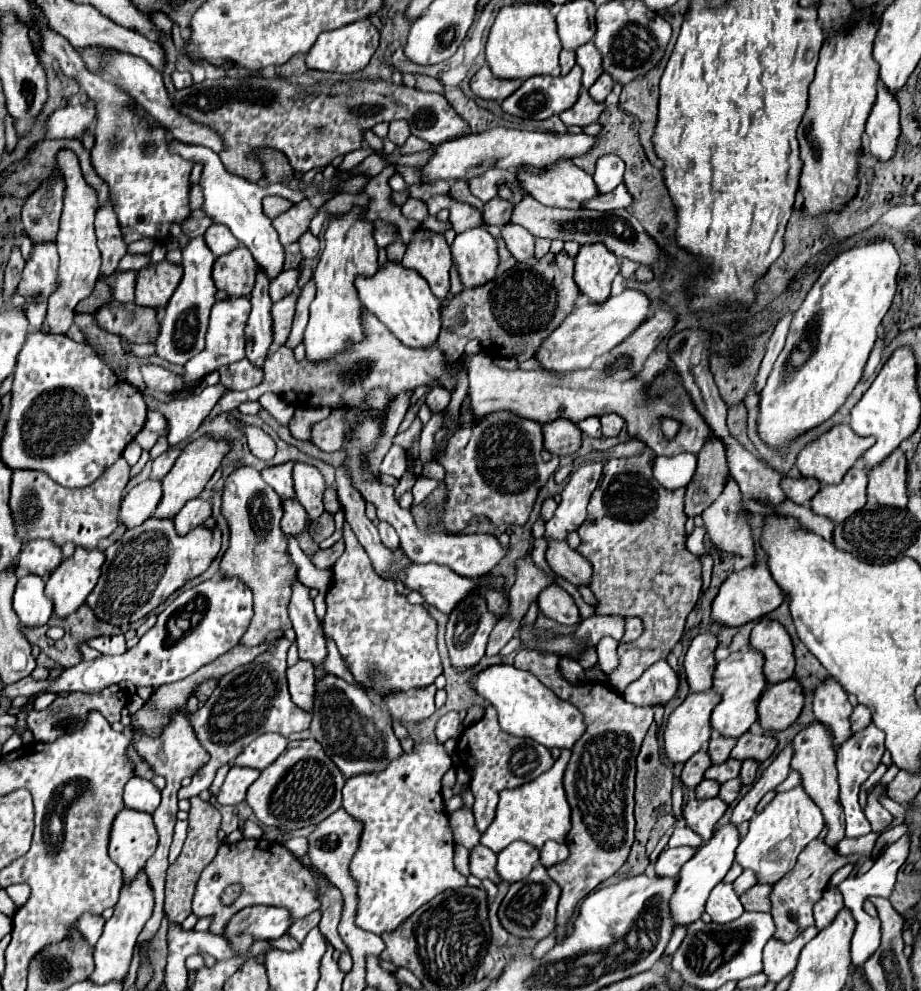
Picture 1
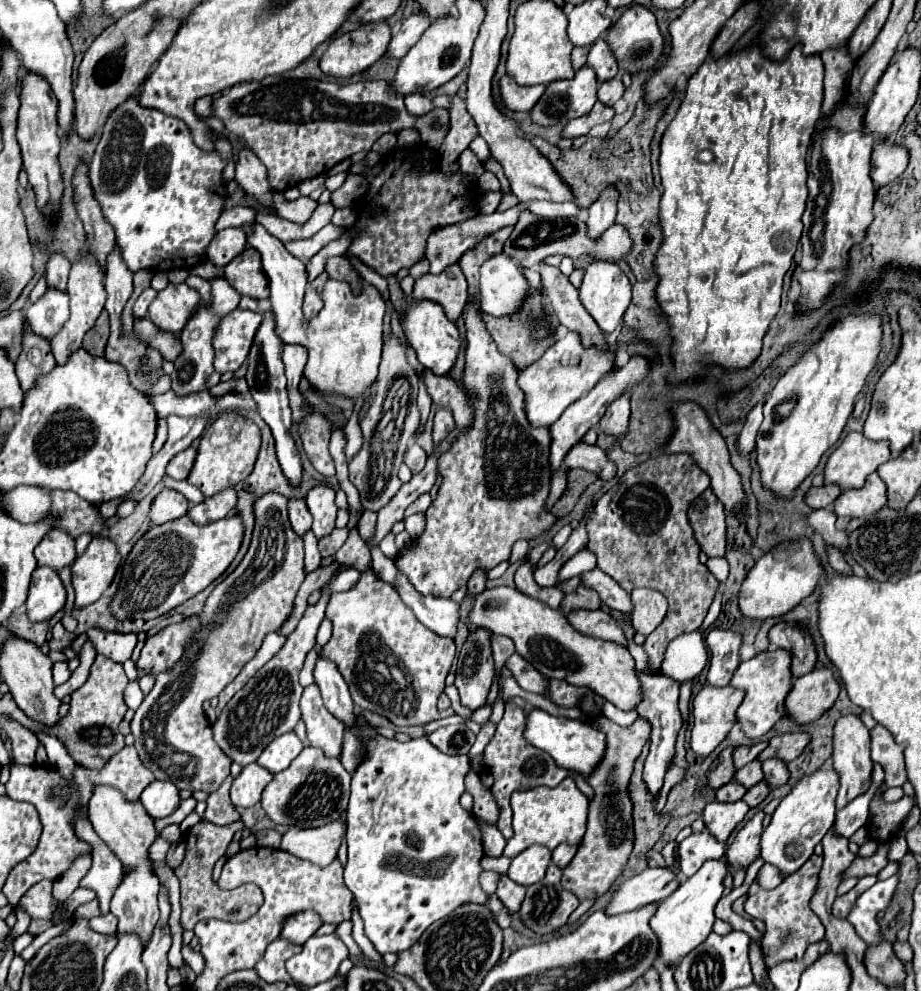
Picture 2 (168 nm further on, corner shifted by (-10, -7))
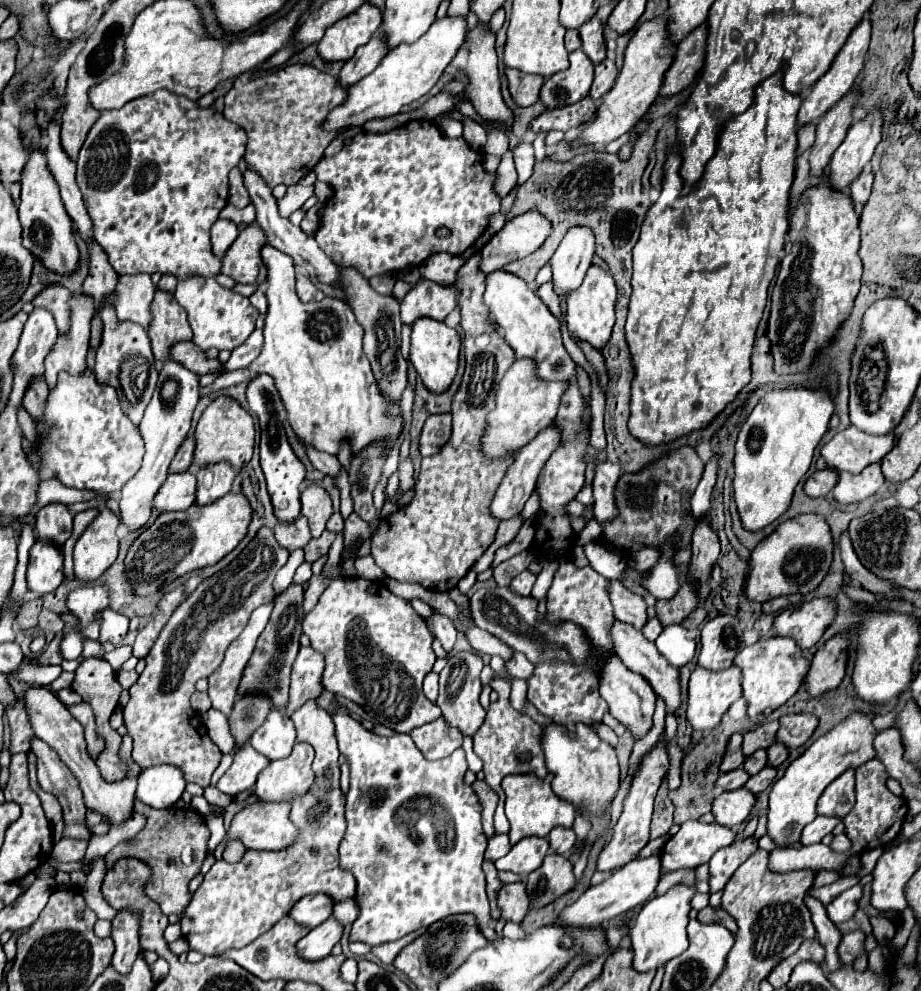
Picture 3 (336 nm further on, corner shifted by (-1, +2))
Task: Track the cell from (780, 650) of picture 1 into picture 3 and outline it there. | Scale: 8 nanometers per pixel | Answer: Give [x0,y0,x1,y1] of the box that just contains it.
[773,598,835,650]

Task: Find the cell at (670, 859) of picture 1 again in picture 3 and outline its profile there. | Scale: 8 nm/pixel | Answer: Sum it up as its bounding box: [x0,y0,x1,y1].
[559,856,661,926]

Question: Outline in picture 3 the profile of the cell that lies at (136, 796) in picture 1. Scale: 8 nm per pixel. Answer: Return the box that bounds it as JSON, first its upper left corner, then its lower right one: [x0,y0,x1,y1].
[137,766,185,808]

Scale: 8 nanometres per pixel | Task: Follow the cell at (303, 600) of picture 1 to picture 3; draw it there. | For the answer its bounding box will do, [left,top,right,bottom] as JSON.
[331,696,497,948]

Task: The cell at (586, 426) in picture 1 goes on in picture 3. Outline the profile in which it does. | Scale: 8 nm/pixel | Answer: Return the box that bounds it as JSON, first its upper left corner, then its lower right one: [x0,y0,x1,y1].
[521,490,539,521]

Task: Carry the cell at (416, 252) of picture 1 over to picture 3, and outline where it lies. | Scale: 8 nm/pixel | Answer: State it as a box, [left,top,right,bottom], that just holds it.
[401,278,455,324]

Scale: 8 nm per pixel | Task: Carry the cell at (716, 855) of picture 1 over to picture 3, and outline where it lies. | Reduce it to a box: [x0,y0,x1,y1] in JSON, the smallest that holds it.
[629,884,697,972]

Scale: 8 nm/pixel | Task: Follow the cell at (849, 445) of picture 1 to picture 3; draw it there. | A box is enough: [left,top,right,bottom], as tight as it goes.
[821,426,893,474]

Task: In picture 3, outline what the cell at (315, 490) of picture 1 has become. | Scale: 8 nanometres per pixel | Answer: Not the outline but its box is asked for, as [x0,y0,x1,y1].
[301,484,333,538]

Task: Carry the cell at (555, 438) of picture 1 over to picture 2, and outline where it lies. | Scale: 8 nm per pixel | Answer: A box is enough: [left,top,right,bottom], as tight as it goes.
[564,443,616,481]

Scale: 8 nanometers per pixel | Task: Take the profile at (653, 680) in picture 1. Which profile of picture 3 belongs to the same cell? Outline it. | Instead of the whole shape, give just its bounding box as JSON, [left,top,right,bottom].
[597,732,669,870]

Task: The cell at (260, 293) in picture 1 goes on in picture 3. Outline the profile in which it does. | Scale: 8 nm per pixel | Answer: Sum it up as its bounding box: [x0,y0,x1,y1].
[247,374,305,522]

